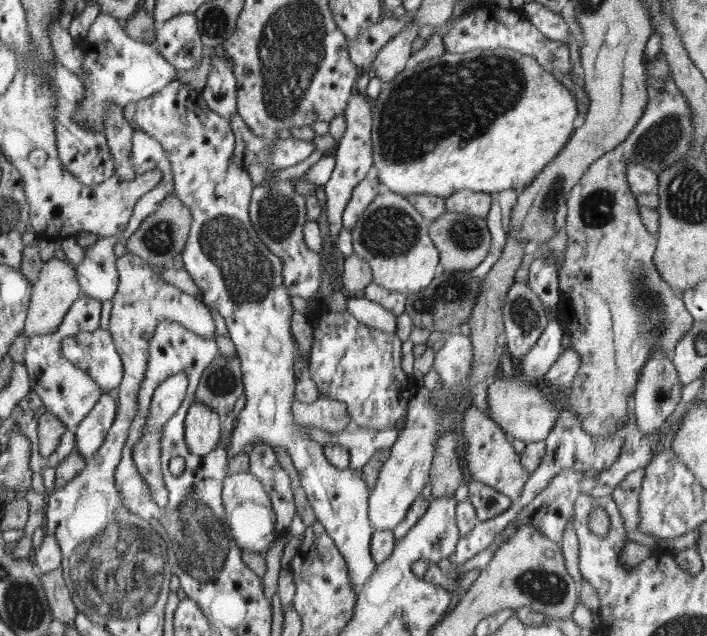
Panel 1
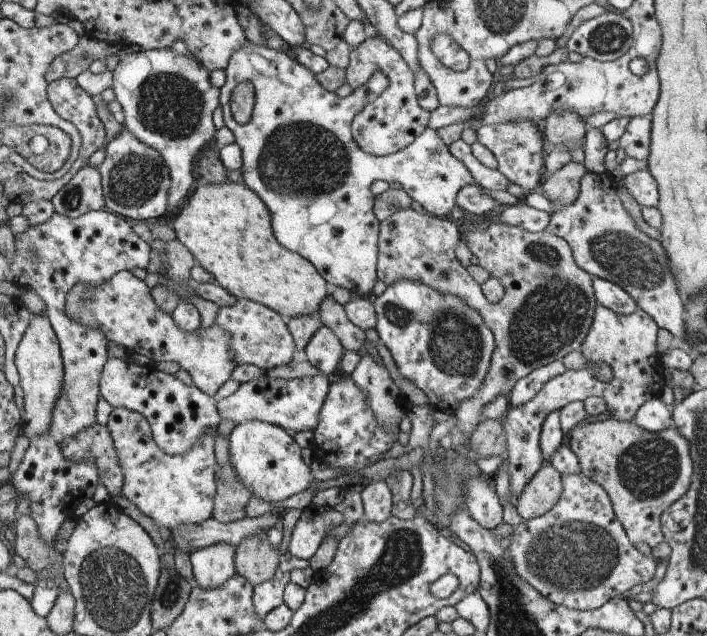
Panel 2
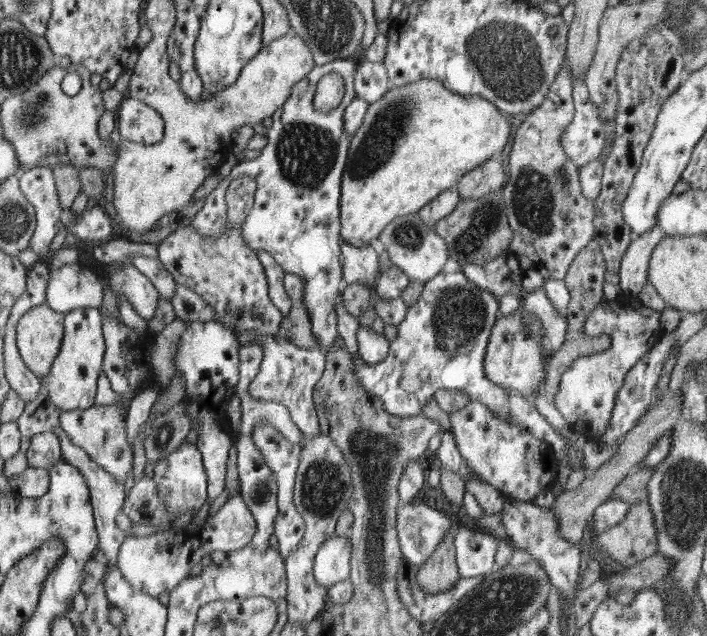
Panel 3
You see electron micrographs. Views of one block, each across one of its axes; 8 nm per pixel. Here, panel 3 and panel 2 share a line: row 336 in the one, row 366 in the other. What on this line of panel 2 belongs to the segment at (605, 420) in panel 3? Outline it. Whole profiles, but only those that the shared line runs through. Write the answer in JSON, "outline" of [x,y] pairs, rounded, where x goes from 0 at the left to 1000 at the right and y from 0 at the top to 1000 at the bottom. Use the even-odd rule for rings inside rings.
{"outline":[[[846,480],[842,491],[840,508],[830,533],[822,547],[823,557],[833,569],[833,579],[825,582],[803,580],[791,591],[775,597],[764,616],[736,640],[721,640],[714,656],[713,673],[719,679],[719,745],[721,750],[721,789],[730,792],[736,774],[745,767],[752,752],[760,747],[764,736],[772,728],[767,708],[764,708],[764,682],[769,660],[786,645],[792,646],[801,635],[812,631],[825,632],[833,624],[847,624],[860,638],[859,649],[870,660],[893,664],[919,626],[934,624],[939,610],[939,597],[934,588],[934,569],[928,550],[928,522],[931,513],[925,500],[909,491],[904,483],[894,494],[877,495]],[[854,569],[866,580],[863,601],[849,599],[842,593],[842,577]]]}

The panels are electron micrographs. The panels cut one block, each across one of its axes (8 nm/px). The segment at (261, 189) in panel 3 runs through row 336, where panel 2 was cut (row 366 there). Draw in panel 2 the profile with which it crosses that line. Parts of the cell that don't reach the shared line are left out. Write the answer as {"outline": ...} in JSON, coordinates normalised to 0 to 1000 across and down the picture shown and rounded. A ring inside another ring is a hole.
{"outline":[[[458,511],[438,531],[431,552],[436,569],[461,593],[478,579],[488,557],[479,531]]]}

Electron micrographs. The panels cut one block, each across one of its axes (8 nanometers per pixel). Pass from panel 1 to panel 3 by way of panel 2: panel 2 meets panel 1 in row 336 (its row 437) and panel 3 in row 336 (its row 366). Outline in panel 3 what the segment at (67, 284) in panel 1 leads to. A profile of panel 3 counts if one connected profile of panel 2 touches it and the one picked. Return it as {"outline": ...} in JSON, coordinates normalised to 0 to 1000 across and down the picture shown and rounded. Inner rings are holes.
{"outline":[[[68,476],[45,483],[28,498],[23,516],[24,547],[35,574],[54,593],[64,593],[85,552],[91,530],[92,494],[79,491]]]}

